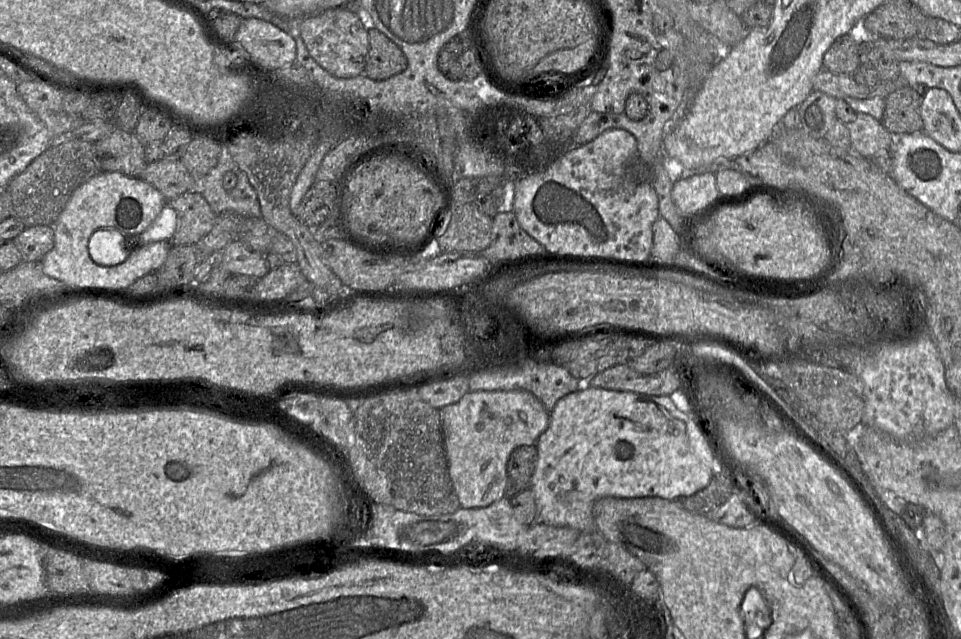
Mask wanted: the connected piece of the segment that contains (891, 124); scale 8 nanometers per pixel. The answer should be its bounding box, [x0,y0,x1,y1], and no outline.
[882,85,923,136]

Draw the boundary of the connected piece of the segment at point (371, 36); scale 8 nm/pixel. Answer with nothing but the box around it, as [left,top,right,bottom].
[363,26,407,81]

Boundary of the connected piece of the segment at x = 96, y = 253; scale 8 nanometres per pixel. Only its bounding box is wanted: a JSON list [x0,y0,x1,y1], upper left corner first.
[88,230,133,266]

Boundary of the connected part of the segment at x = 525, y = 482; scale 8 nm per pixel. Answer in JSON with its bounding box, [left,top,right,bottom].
[505,445,536,498]

